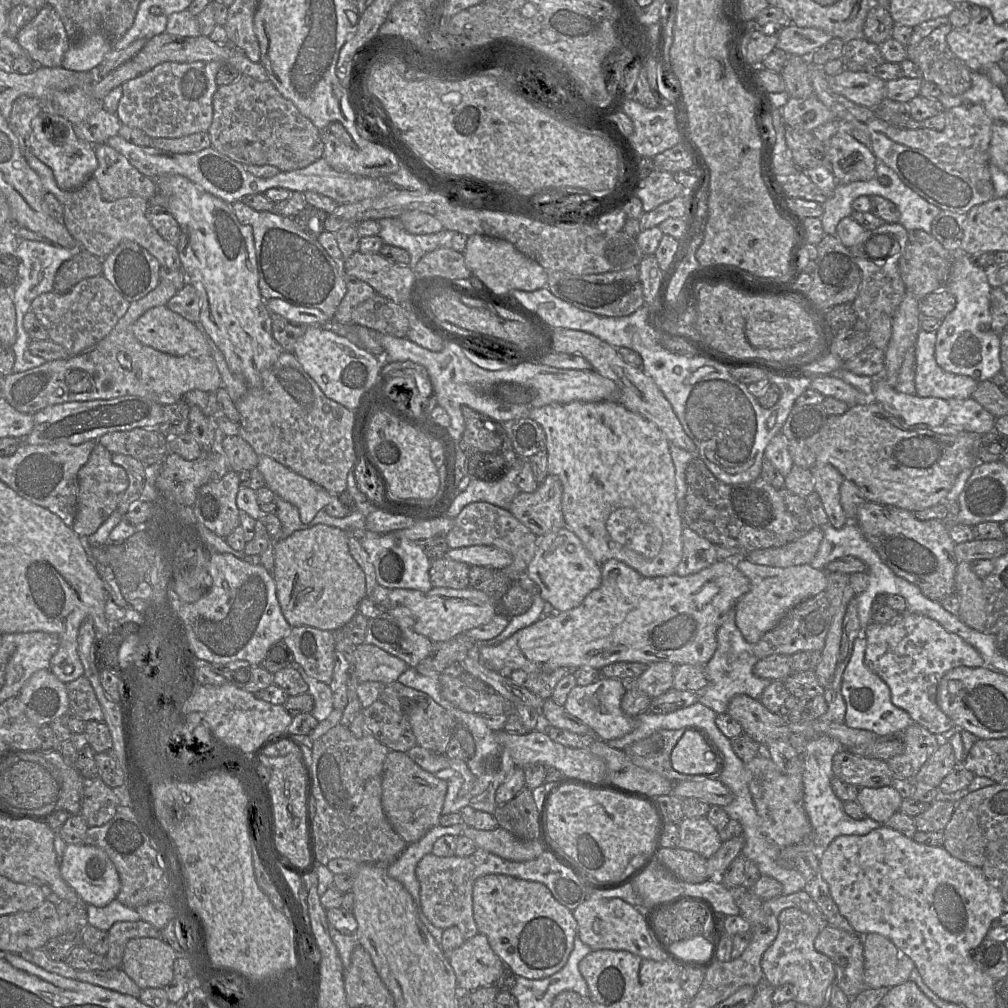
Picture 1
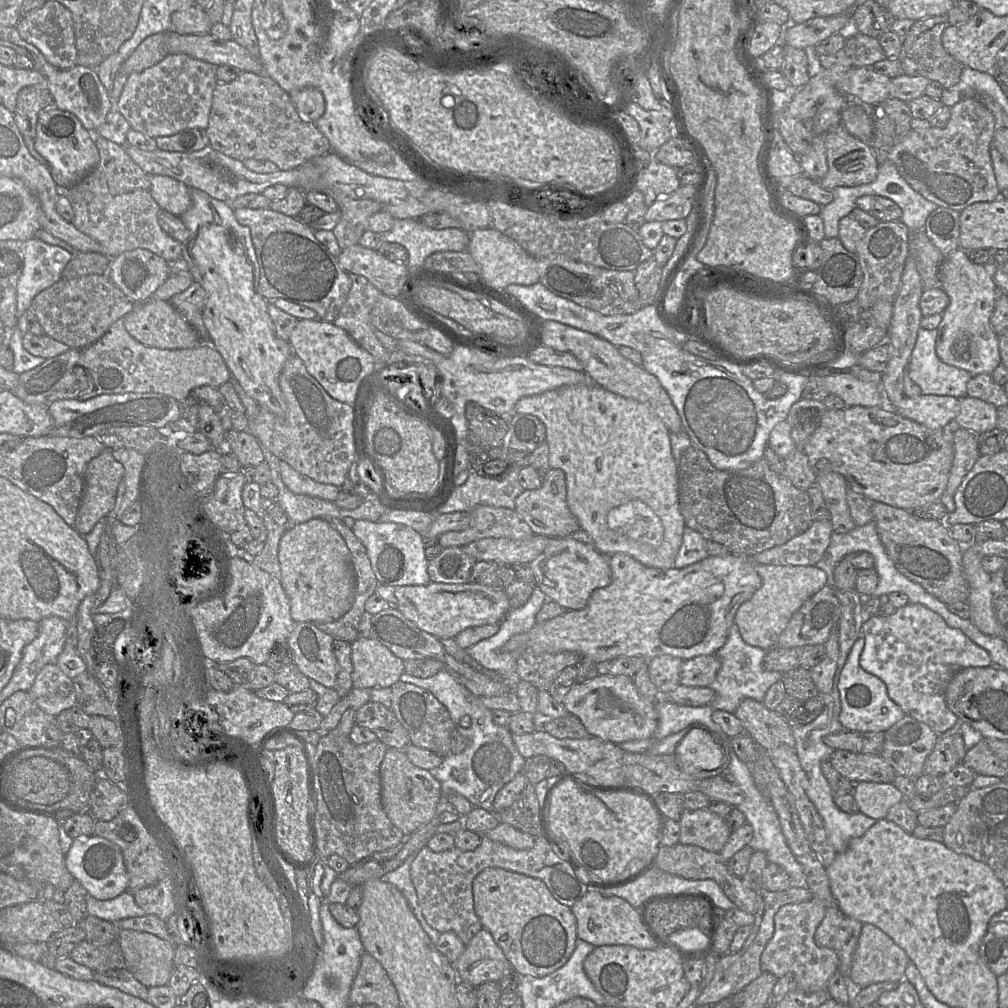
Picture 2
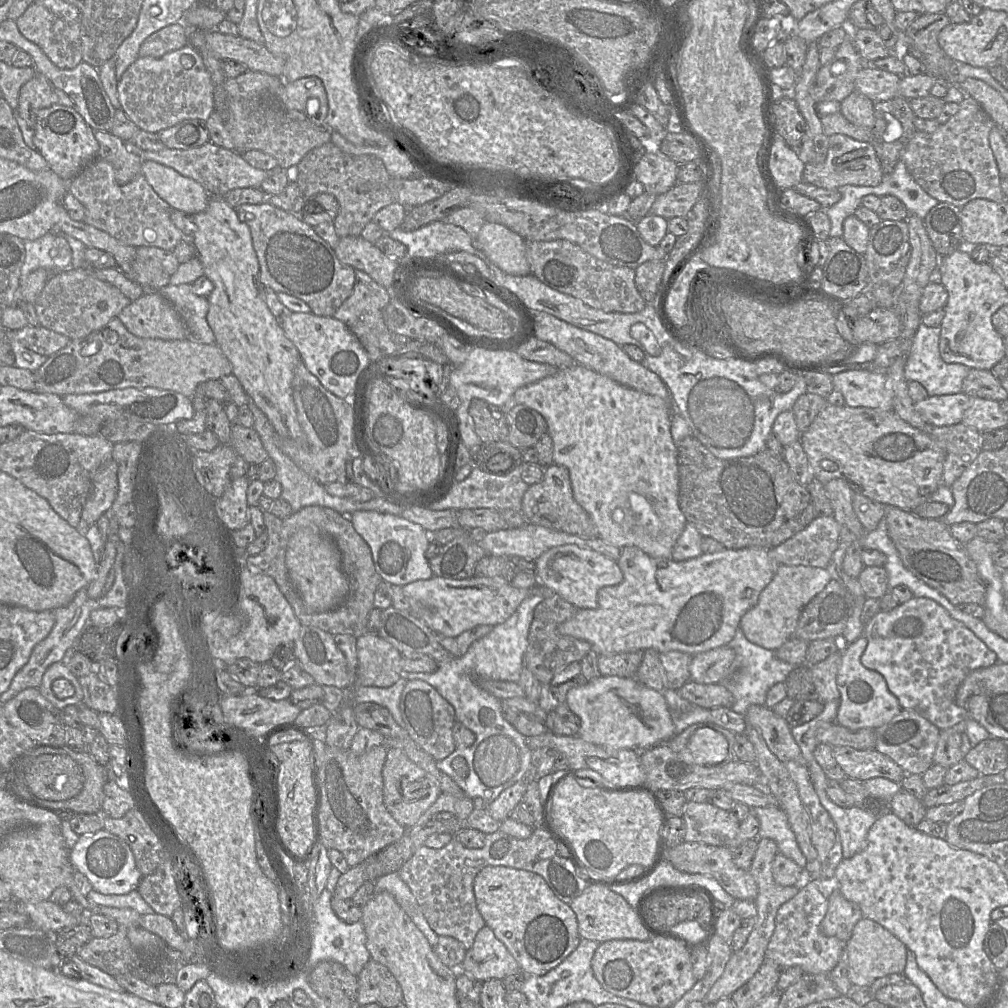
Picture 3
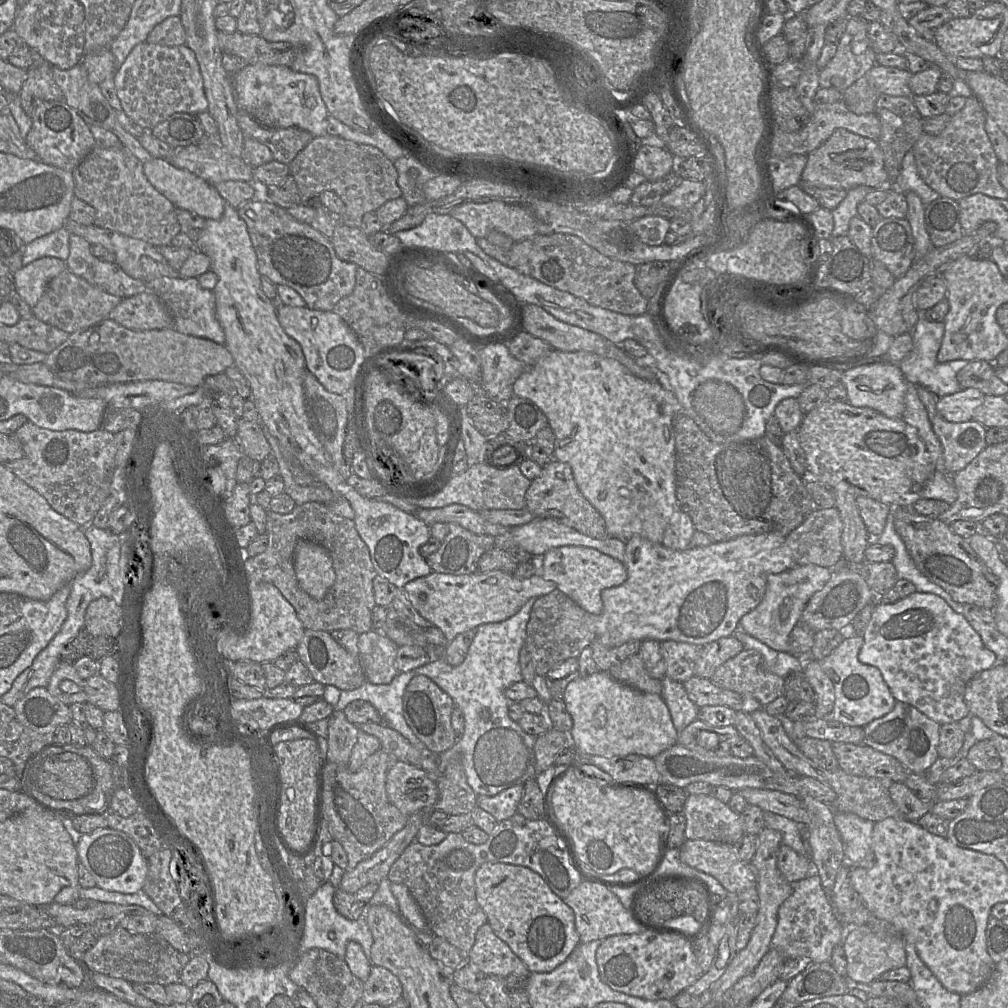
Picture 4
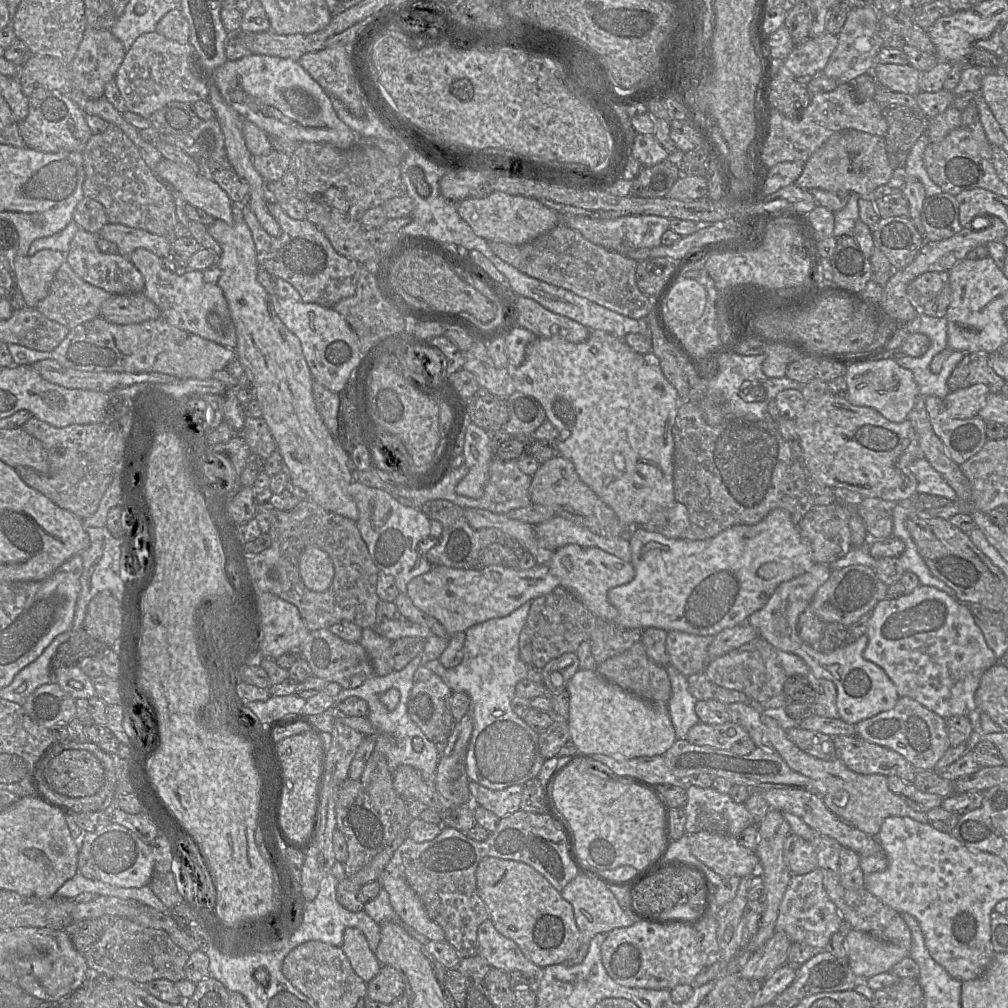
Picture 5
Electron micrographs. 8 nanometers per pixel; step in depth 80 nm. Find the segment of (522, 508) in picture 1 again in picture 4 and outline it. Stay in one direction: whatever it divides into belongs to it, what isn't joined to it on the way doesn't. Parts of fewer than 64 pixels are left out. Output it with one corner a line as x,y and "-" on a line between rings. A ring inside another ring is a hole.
552,459
542,468
541,474
532,480
526,494
526,508
535,518
552,518
578,532
596,539
609,537
603,516
582,495
568,463

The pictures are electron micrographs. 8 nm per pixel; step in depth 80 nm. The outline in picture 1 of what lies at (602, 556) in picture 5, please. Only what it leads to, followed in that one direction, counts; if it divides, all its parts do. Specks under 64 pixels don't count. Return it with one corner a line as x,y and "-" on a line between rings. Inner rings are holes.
567,527
538,537
536,552
528,564
527,573
538,586
542,599
557,613
577,607
602,582
601,564
595,561
581,540

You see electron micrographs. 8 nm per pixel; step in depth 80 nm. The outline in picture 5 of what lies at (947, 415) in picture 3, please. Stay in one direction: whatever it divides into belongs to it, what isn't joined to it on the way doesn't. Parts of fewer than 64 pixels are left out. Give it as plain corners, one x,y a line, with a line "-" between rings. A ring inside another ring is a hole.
974,384
968,388
950,392
943,401
951,418
968,419
978,416
990,393
986,385

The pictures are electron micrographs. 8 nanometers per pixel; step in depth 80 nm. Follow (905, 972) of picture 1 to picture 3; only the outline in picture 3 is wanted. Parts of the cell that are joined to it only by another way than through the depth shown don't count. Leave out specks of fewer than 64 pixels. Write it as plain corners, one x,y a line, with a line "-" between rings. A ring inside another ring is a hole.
860,919
844,947
848,978
851,985
869,987
876,979
891,974
902,974
906,967
907,947
877,922

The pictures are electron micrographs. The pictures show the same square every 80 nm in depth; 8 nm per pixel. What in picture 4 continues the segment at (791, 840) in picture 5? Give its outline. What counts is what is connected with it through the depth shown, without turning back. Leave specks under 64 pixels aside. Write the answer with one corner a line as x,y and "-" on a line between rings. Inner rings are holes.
781,845
777,854
777,866
781,874
791,884
818,874
818,868
810,856
798,854
791,847

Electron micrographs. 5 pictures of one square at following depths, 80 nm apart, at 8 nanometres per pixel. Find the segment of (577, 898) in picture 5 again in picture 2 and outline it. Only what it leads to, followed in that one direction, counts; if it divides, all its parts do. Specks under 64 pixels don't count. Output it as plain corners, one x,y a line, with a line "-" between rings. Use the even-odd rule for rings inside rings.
589,889
571,910
577,919
577,936
592,944
595,948
611,945
628,945
641,950
653,950
657,947
648,934
640,917
639,909
617,896
604,896
600,890

